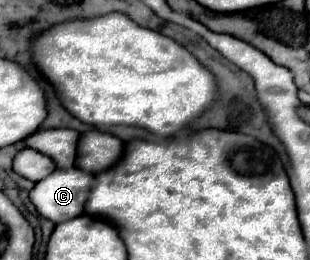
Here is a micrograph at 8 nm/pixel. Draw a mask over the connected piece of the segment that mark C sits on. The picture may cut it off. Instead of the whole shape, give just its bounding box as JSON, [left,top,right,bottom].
[30,168,94,224]

